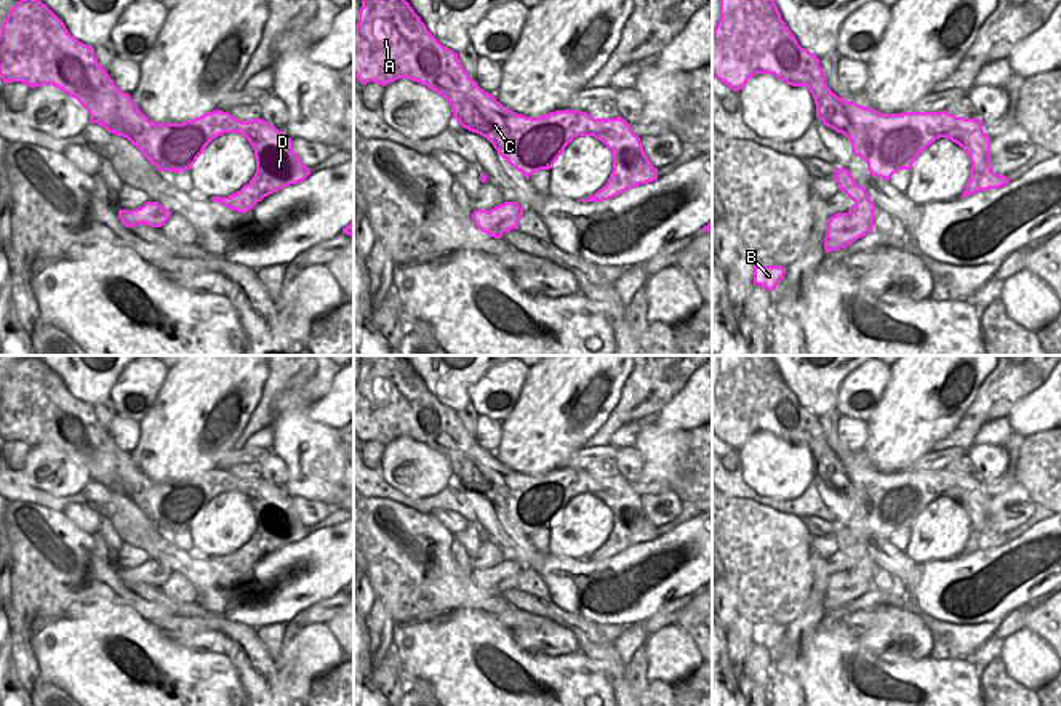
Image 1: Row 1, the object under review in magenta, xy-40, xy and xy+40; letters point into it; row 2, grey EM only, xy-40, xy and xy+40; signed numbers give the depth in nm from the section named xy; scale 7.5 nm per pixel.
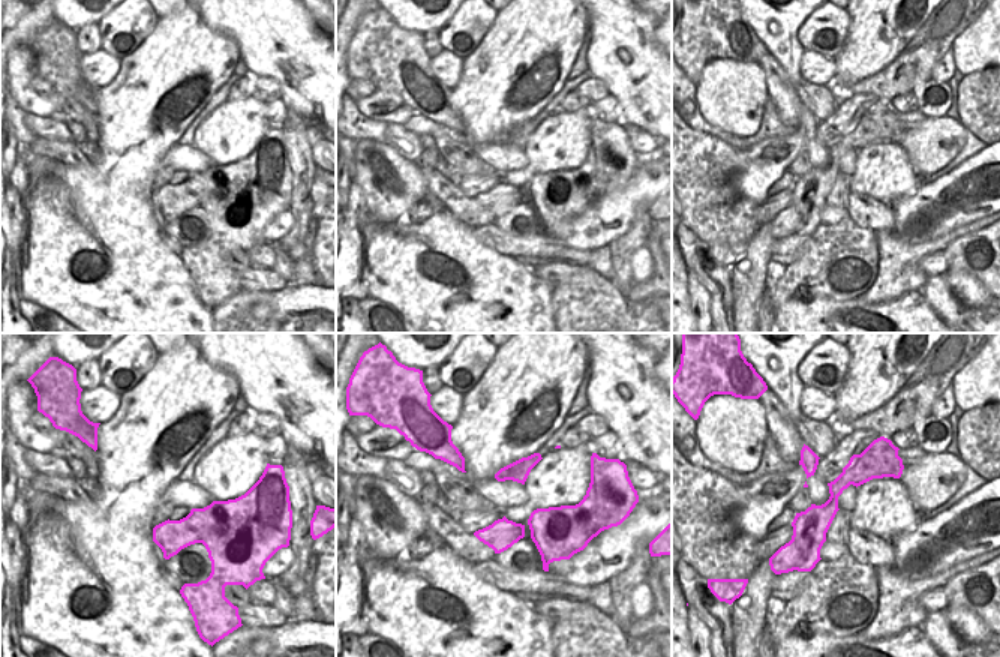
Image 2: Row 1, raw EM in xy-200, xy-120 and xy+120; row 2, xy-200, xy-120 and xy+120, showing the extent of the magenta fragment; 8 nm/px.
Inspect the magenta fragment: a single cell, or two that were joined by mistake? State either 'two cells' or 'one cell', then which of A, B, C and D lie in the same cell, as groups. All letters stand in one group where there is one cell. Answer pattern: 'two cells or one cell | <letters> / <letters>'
two cells | A C / B D

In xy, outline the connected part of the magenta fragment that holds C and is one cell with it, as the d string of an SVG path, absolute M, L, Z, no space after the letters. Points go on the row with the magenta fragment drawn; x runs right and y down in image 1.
M362 0L358 22L354 26L354 75L362 85L376 82L382 86L410 78L443 96L453 118L472 133L486 138L498 154L526 179L536 171L551 170L565 147L578 136L594 136L603 142L600 118L581 110L555 110L543 117L517 114L469 77L458 53L443 46L426 27L406 0Z

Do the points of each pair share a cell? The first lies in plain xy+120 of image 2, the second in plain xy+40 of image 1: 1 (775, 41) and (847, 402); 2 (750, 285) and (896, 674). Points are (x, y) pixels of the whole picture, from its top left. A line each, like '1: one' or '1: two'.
1: two
2: two

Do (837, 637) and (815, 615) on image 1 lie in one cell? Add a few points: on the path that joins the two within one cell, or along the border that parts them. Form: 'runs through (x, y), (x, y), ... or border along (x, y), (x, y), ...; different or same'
border along (824, 615), (797, 645), (791, 644); different

